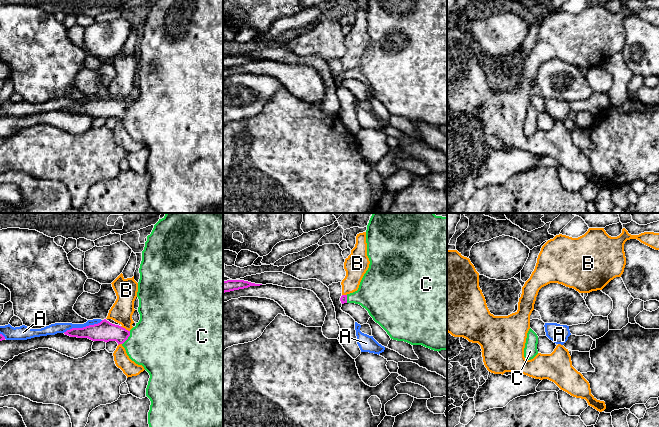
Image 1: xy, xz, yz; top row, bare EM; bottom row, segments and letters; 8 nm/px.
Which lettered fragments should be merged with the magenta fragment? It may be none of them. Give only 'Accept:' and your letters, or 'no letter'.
Accept: C

